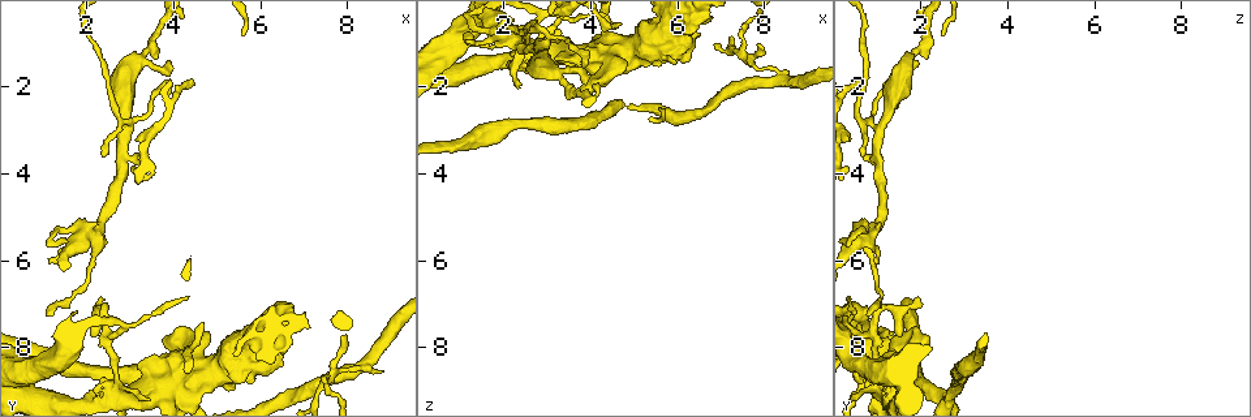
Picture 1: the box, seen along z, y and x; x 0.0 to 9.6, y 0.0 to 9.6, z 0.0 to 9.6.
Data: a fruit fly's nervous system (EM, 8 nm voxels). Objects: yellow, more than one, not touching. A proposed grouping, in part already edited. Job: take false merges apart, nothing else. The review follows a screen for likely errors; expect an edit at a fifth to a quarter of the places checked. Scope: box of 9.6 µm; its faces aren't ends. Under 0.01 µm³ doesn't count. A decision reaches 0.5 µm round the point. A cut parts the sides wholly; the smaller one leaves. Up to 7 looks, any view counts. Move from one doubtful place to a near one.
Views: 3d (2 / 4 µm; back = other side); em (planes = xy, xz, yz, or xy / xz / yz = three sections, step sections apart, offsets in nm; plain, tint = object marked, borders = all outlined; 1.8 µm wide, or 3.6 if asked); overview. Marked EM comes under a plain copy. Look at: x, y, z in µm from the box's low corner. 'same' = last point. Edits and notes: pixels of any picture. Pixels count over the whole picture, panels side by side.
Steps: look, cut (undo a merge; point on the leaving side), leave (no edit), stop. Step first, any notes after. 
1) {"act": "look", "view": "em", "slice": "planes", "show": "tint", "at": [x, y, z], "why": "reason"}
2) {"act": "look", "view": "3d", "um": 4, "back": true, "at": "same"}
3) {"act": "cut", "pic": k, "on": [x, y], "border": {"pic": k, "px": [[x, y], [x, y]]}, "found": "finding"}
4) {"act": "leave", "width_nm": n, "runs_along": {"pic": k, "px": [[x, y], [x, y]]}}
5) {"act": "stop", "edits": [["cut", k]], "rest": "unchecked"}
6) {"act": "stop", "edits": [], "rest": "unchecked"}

{"act": "look", "view": "3d", "um": 4, "at": [2.85, 3.00, 1.10], "why": "thick turns thin"}

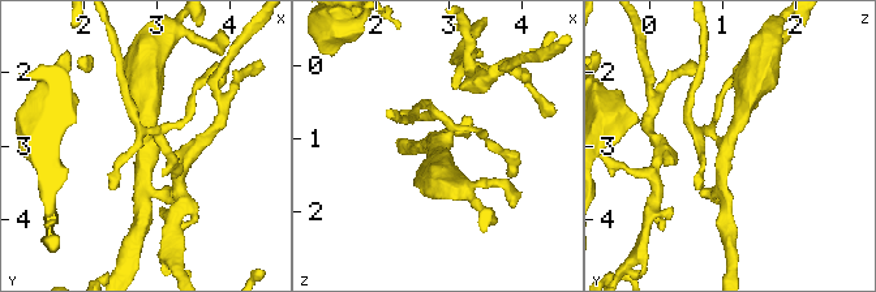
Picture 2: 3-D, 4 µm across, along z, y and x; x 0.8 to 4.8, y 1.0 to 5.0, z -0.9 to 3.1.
{"act": "look", "view": "em", "um": 3.6, "slice": "xz", "step": 4, "show": "borders", "at": [2.90, 3.00, 1.00]}

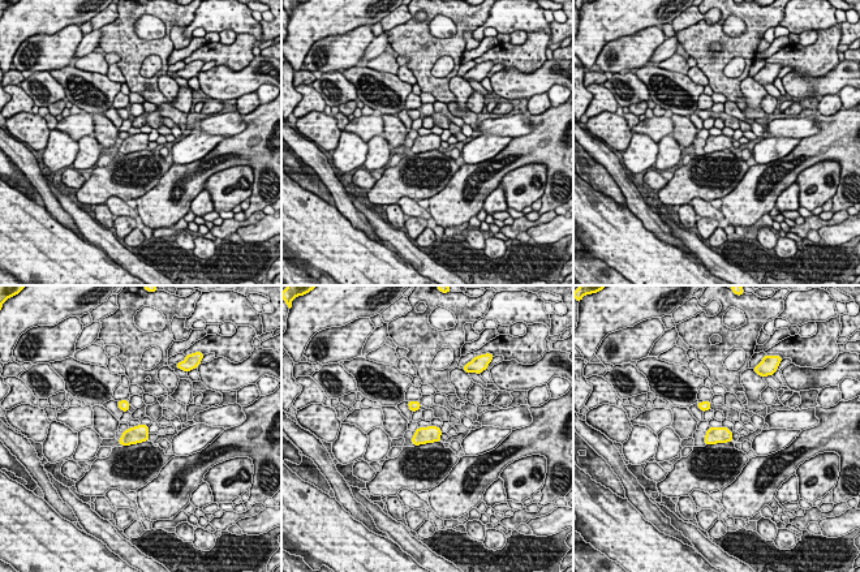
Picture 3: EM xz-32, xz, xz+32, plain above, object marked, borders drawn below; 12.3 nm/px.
{"act": "leave", "found": "one neuron here"}

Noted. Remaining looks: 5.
{"act": "look", "view": "3d", "um": 2, "at": [1.85, 5.40, 0.70], "why": "side arm on a straight run"}

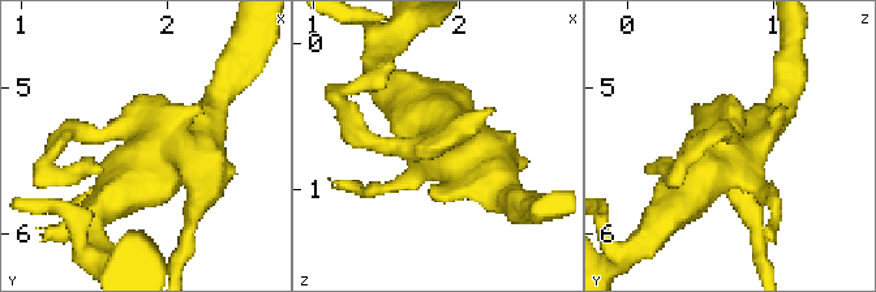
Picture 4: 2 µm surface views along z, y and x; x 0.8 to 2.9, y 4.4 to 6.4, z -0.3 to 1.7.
{"act": "look", "view": "em", "slice": "planes", "show": "borders", "at": [1.84, 5.46, 0.64]}

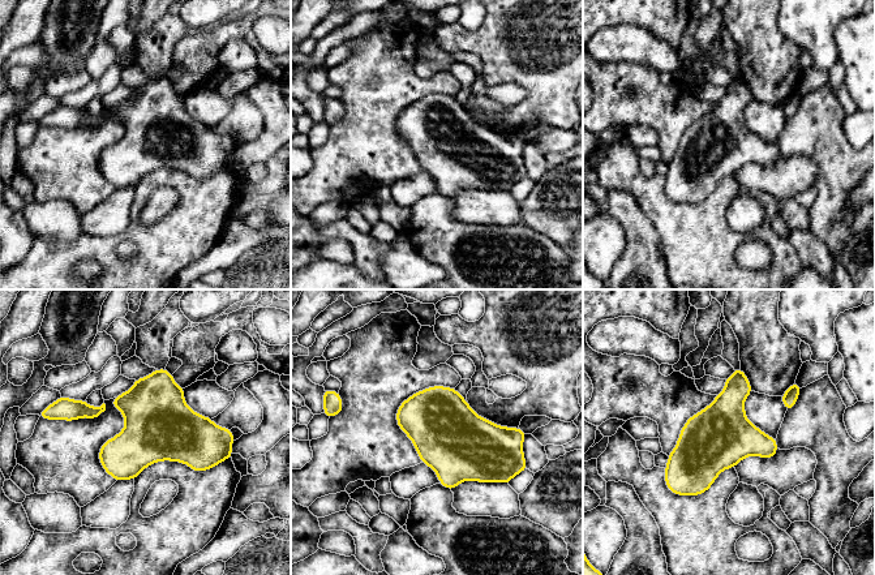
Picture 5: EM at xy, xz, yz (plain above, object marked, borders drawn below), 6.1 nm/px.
{"act": "leave", "found": "continuous, no second neuron"}

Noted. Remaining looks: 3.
{"act": "look", "view": "em", "um": 3.6, "slice": "yz", "step": 16, "show": "tint", "at": [4.50, 8.45, 1.25], "why": "abrupt turn"}

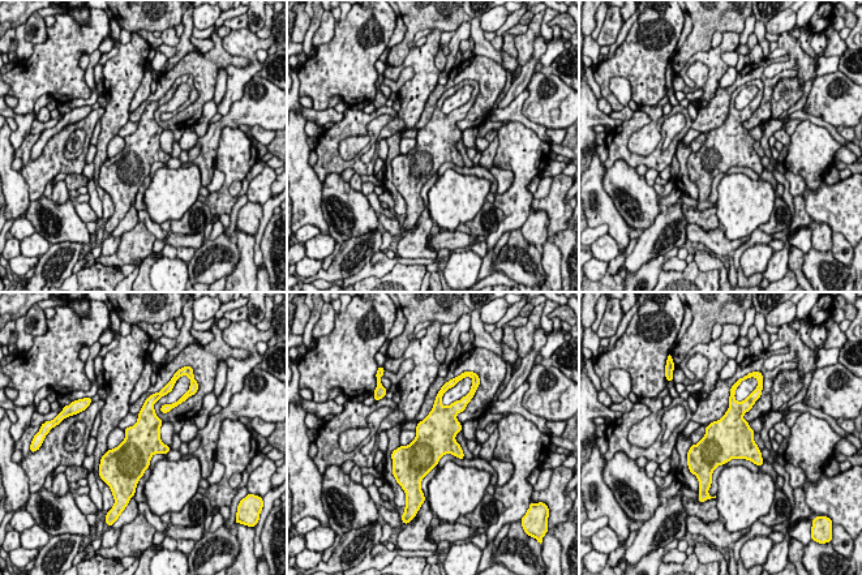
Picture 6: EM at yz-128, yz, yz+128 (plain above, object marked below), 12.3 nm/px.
{"act": "look", "view": "em", "um": 3.6, "slice": "xy", "step": 8, "show": "tint", "at": "same"}

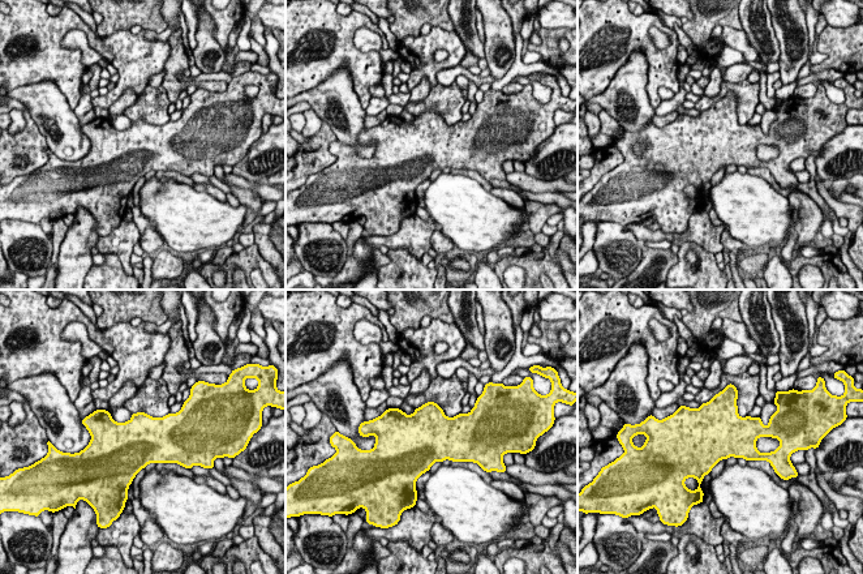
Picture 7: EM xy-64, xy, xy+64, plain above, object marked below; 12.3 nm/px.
{"act": "leave", "width_nm": 600, "found": "one neuron here"}

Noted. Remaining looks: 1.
{"act": "stop", "edits": [], "rest": "unchecked"}

